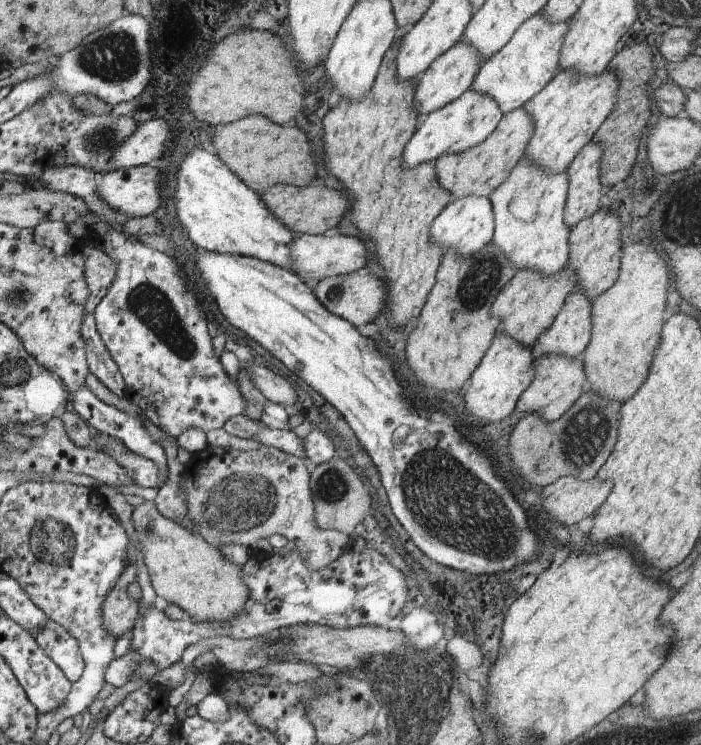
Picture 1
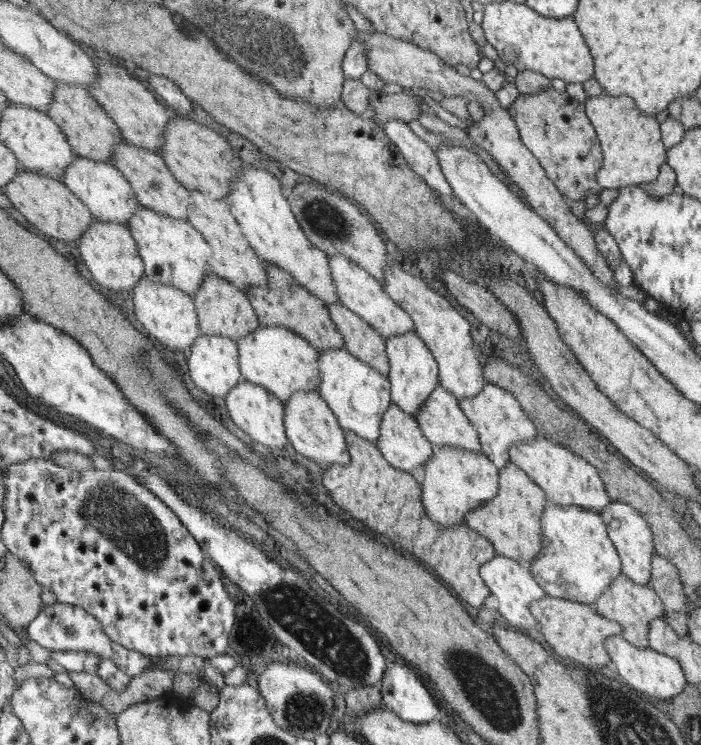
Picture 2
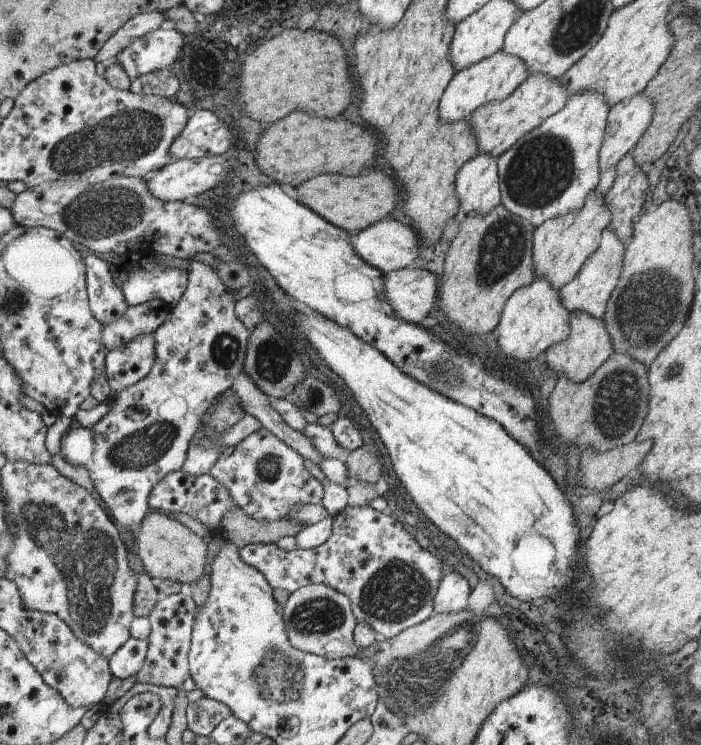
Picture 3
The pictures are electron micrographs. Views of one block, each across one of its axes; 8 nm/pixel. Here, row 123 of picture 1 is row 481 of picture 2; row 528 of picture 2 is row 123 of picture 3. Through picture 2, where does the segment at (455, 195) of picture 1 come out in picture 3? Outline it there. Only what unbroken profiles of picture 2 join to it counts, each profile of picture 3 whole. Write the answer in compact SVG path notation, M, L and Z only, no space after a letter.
M545 73L529 75L527 80L502 101L493 101L478 108L471 117L474 133L478 138L479 153L487 153L499 158L526 134L541 126L548 118L561 112L572 94L560 81Z

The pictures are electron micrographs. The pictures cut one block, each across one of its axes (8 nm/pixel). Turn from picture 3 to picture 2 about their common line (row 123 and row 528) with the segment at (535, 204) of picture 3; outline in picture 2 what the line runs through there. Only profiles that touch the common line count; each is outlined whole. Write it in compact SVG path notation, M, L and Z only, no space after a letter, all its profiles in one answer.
M550 503L545 508L542 521L543 552L537 556L537 560L530 563L531 572L536 576L537 582L545 589L548 596L594 605L601 594L623 573L621 555L609 536L608 525L600 513L575 505L561 506L555 503Z

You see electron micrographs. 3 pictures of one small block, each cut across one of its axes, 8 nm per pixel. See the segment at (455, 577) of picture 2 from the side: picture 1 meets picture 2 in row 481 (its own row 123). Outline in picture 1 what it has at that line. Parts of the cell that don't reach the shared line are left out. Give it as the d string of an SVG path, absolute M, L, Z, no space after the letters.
M400 38L388 51L382 63L373 89L361 101L349 101L341 98L339 104L329 110L323 119L324 148L323 164L349 192L351 204L350 222L375 243L373 256L375 263L385 270L386 282L389 282L388 324L391 328L405 327L420 317L429 294L437 283L438 271L446 254L443 247L431 242L432 225L452 202L452 195L440 186L437 179L436 162L425 162L416 168L404 166L403 154L407 144L416 134L418 112L414 104L419 79L401 81L397 75L397 58L400 54Z

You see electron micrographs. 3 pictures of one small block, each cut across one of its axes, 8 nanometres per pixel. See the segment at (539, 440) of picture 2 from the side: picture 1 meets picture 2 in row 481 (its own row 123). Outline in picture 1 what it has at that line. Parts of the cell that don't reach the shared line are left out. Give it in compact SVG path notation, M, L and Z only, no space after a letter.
M610 68L601 75L585 77L576 71L560 71L556 78L534 97L524 110L532 116L535 130L526 158L549 175L567 172L574 159L593 142L596 133L616 110L620 79Z

